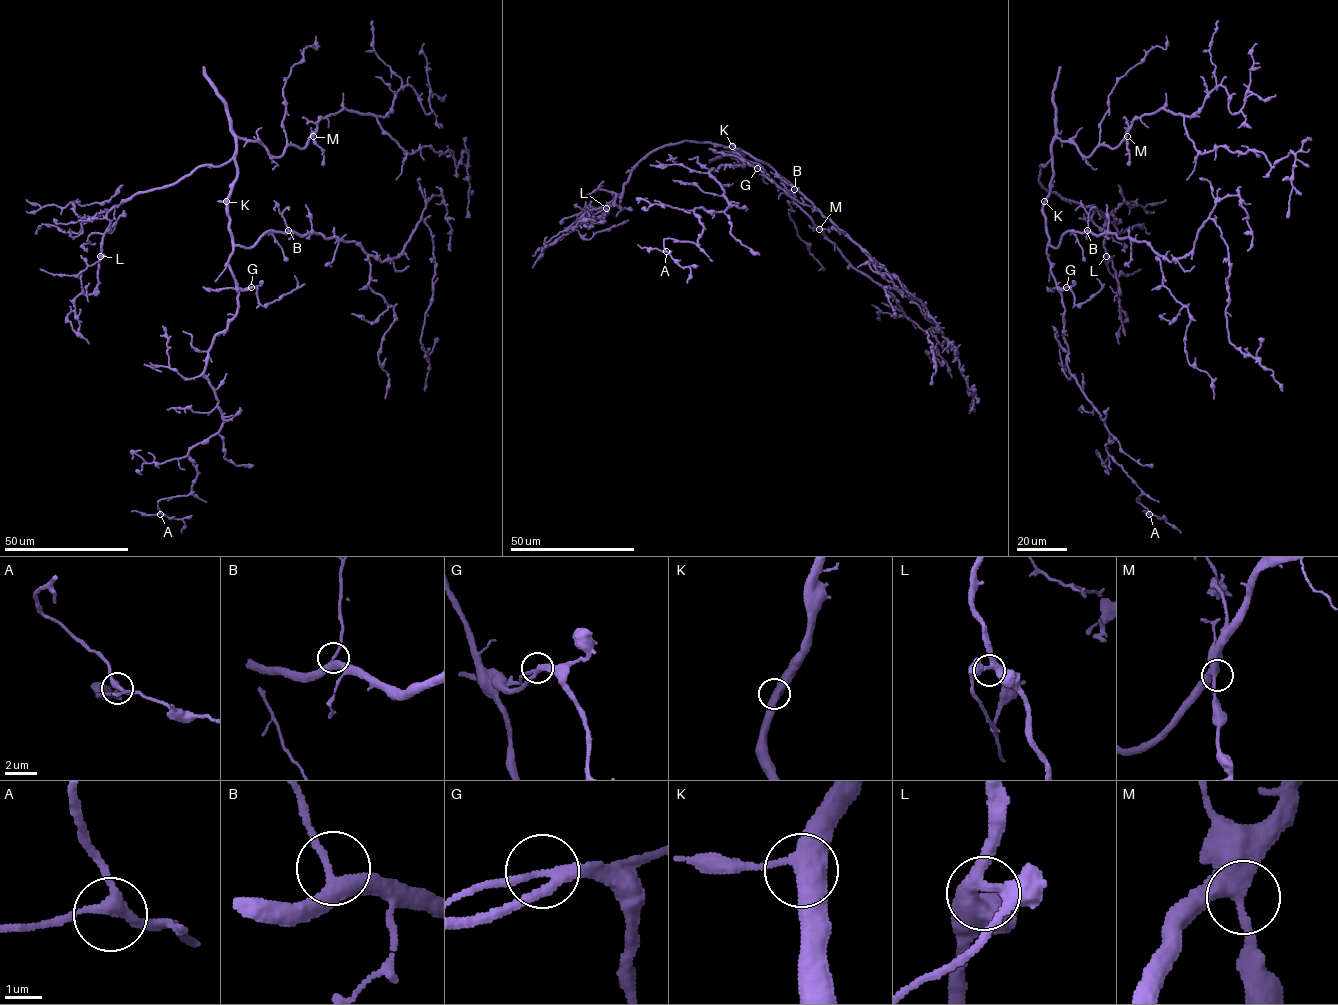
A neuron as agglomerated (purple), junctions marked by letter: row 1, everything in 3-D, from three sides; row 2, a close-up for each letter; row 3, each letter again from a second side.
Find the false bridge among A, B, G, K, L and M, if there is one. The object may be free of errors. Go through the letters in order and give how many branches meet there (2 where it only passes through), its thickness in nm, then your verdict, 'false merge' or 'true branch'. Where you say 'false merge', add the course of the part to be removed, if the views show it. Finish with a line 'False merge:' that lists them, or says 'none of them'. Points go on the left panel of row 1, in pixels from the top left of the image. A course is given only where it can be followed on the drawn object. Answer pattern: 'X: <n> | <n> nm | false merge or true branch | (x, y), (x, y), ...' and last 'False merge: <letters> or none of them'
A: 3 | 280 nm | true branch
B: 3 | 280 nm | true branch
G: 3 | 220 nm | false merge | (251, 287), (256, 289), (258, 301), (267, 305), (297, 287), (295, 275)
K: 3 | 440 nm | true branch
L: 3 | 320 nm | true branch
M: 3 | 400 nm | true branch
False merge: G

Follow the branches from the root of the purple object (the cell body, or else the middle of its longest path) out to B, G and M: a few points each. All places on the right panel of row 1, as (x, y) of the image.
B: (1044, 202), (1045, 231), (1052, 247), (1058, 246), (1066, 232), (1087, 230)
G: (1044, 202), (1050, 270), (1057, 285), (1063, 289), (1066, 287)
M: (1044, 202), (1053, 174), (1052, 141), (1055, 137), (1072, 142), (1088, 156), (1100, 145), (1115, 148), (1127, 136)

